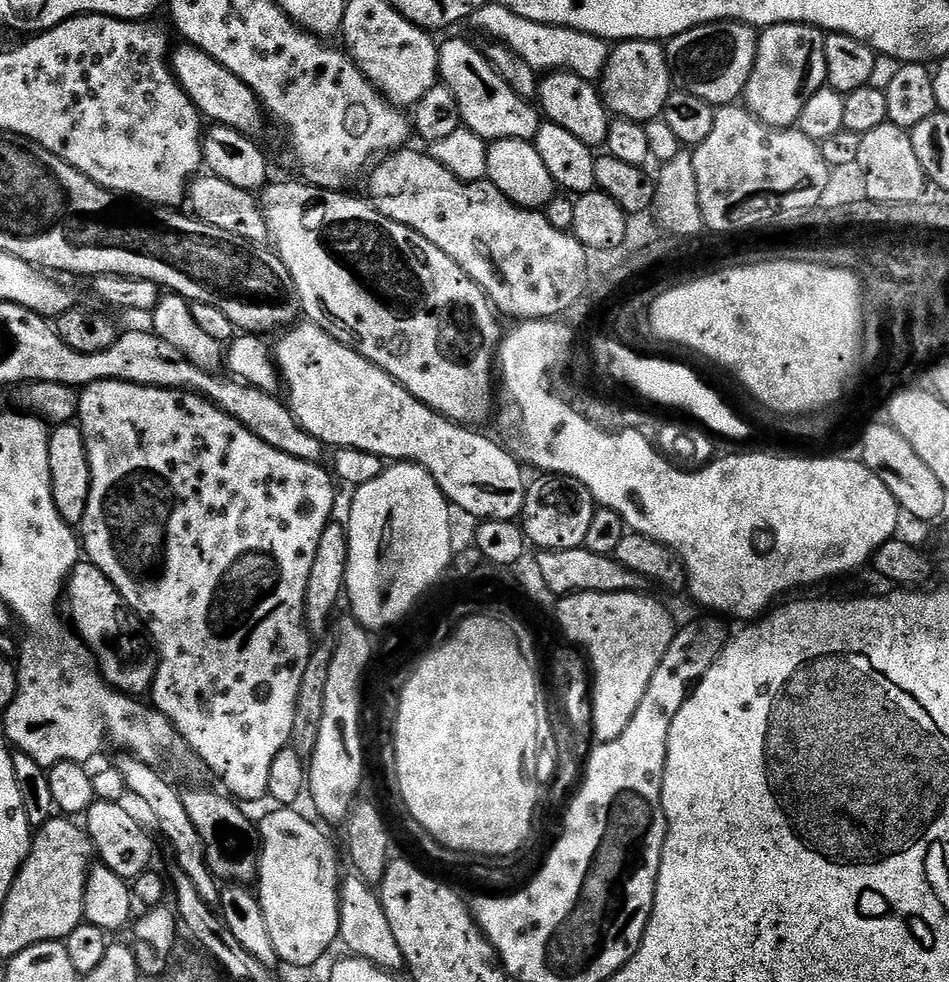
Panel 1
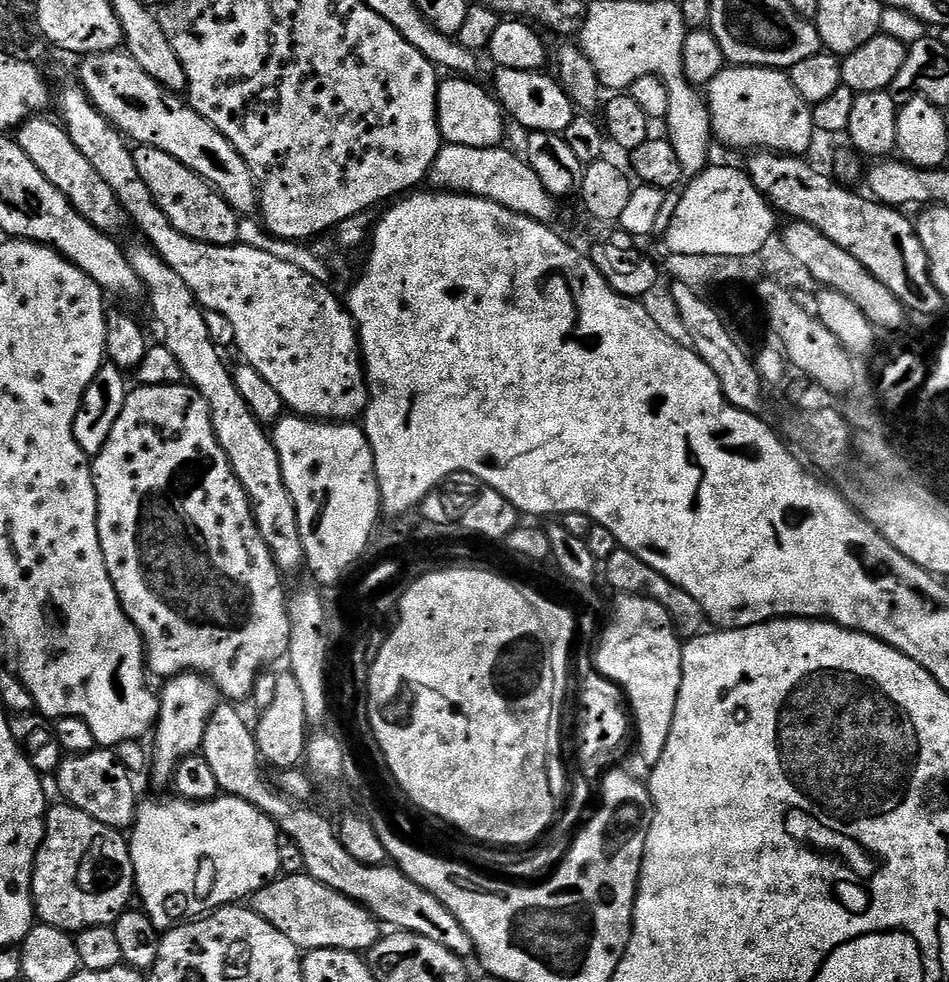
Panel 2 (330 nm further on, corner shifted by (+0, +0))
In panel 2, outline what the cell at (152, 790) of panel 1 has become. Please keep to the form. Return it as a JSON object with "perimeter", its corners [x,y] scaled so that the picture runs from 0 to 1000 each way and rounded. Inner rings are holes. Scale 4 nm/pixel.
{"perimeter":[[[296,891],[272,905],[263,913],[263,924],[268,931],[280,935],[289,947],[297,947],[310,963],[321,970],[331,967],[365,967],[387,970],[400,958],[403,942],[377,919],[339,902],[329,892]]]}

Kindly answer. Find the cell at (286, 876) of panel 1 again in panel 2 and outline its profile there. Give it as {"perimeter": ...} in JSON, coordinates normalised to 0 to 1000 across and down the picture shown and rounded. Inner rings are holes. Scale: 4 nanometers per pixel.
{"perimeter":[[[231,810],[227,815],[218,815],[212,819],[202,819],[198,815],[180,813],[181,815],[156,815],[146,820],[143,824],[143,838],[137,844],[137,863],[139,866],[139,881],[143,891],[142,907],[150,914],[152,928],[156,934],[164,940],[165,946],[173,947],[178,944],[179,938],[177,933],[182,933],[182,938],[190,939],[195,935],[211,935],[216,931],[222,931],[230,925],[248,922],[256,914],[264,913],[266,909],[271,908],[296,891],[293,866],[297,856],[296,848],[293,846],[291,839],[278,827],[271,825],[263,817],[259,817],[250,811]]]}

